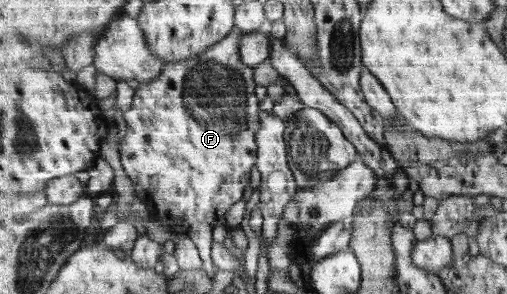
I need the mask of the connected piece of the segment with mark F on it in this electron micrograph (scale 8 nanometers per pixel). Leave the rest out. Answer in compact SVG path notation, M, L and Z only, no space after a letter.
M235 26L225 40L207 52L166 64L158 79L137 85L132 108L123 115L127 124L120 152L123 170L132 180L136 196L148 204L152 217L161 223L172 226L197 220L222 227L230 206L249 193L250 172L259 153L256 133L262 126L262 101L256 92L255 70L243 64L239 54L243 34Z

